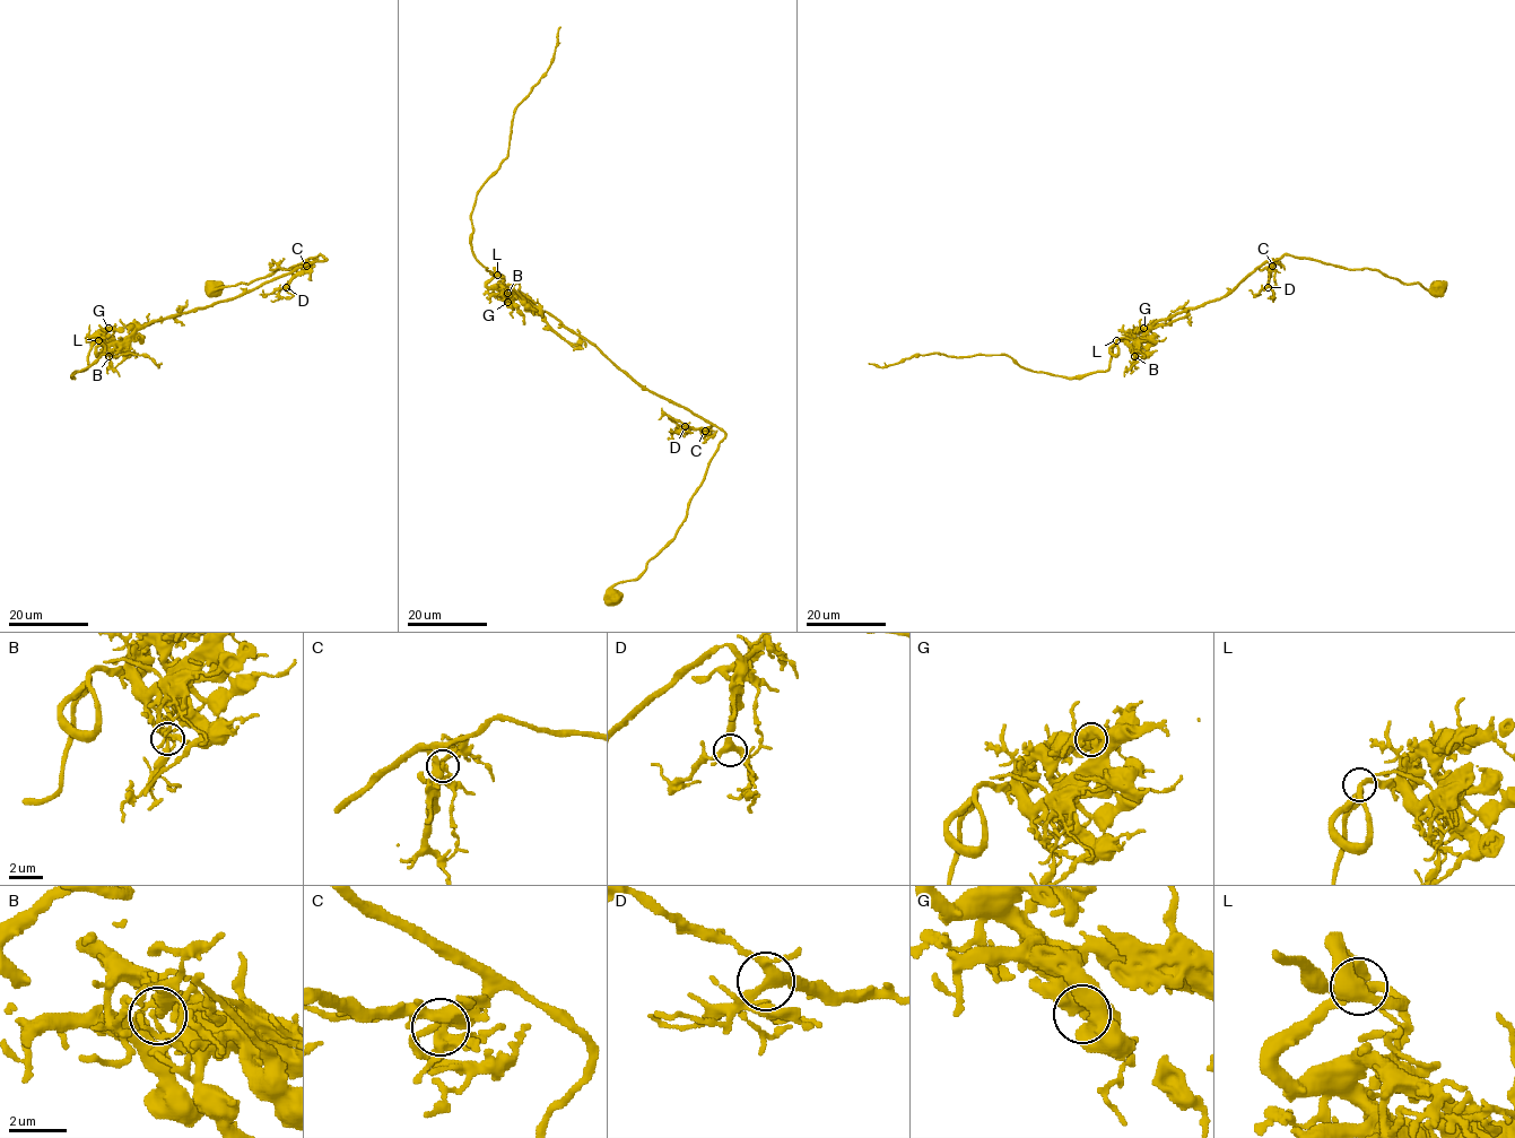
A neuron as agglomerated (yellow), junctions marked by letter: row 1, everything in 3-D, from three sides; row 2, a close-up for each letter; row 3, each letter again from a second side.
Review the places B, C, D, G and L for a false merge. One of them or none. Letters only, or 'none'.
none

